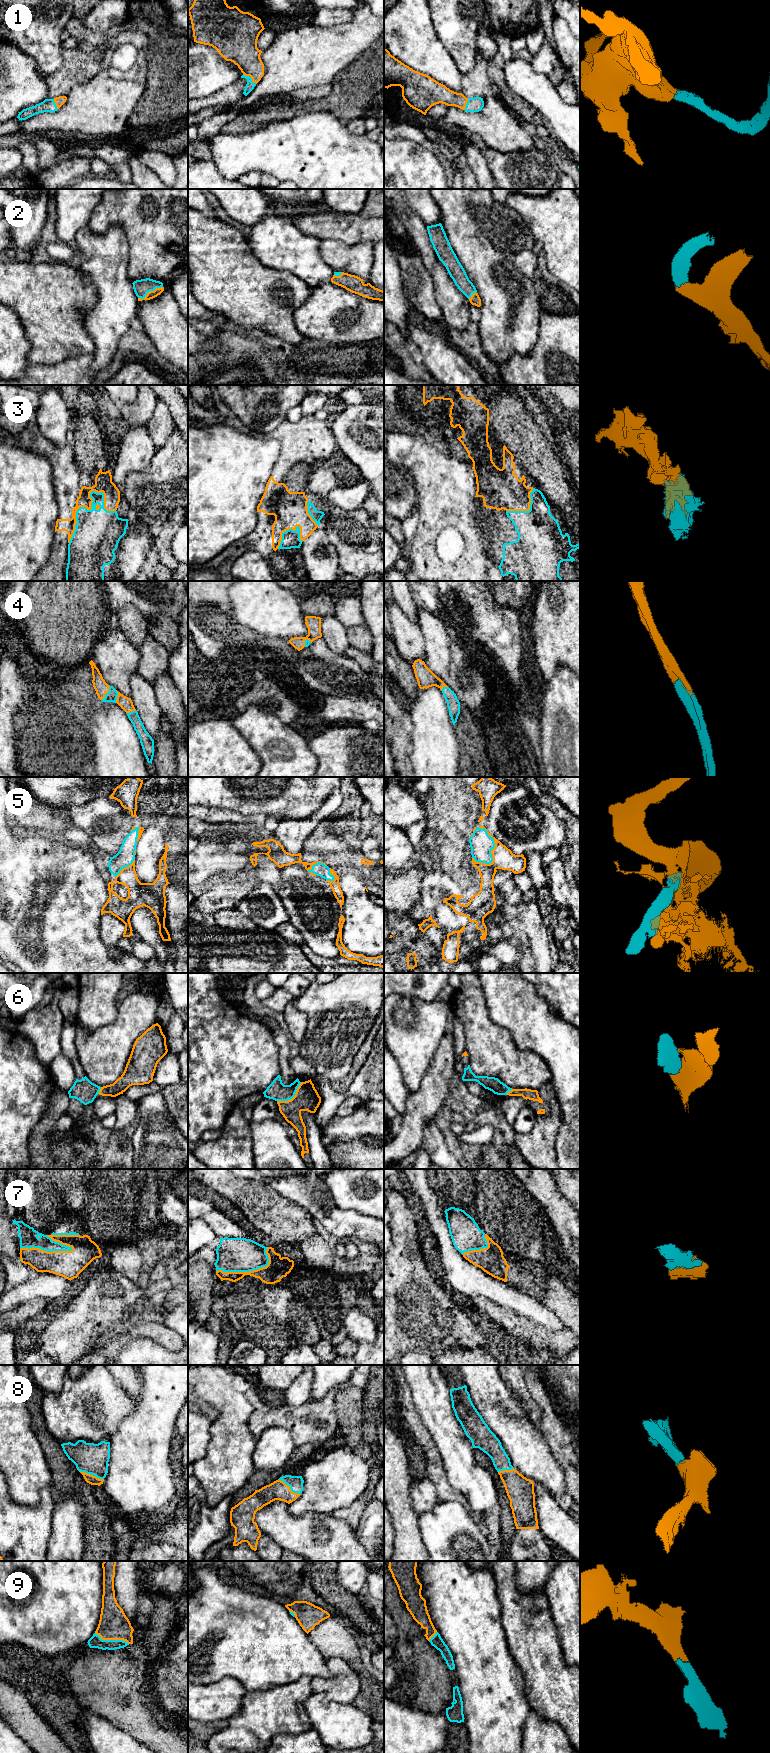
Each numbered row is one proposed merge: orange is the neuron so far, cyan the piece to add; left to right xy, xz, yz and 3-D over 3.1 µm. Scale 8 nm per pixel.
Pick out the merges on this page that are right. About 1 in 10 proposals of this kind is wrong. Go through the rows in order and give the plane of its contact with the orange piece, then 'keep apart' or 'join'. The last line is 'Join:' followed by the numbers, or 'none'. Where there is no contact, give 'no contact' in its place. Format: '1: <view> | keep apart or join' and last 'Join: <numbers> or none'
1: xz | join
2: xy | join
3: xy | join
4: xy | join
5: yz | join
6: xz | join
7: xy | join
8: xz | join
9: xy | join
Join: 1, 2, 3, 4, 5, 6, 7, 8, 9

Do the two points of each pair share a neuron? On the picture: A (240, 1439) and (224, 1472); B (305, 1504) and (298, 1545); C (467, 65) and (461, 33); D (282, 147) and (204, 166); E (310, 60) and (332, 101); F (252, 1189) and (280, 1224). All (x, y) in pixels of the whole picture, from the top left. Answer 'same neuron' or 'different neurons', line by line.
A: same neuron
B: different neurons
C: same neuron
D: different neurons
E: different neurons
F: same neuron

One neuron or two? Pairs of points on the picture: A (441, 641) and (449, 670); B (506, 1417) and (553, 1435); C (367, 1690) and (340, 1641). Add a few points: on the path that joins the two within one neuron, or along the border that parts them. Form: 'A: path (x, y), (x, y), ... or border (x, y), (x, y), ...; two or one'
A: path (441, 648), (442, 656), (449, 663); one
B: border (522, 1408), (549, 1447); two
C: path (365, 1678), (350, 1653); one

